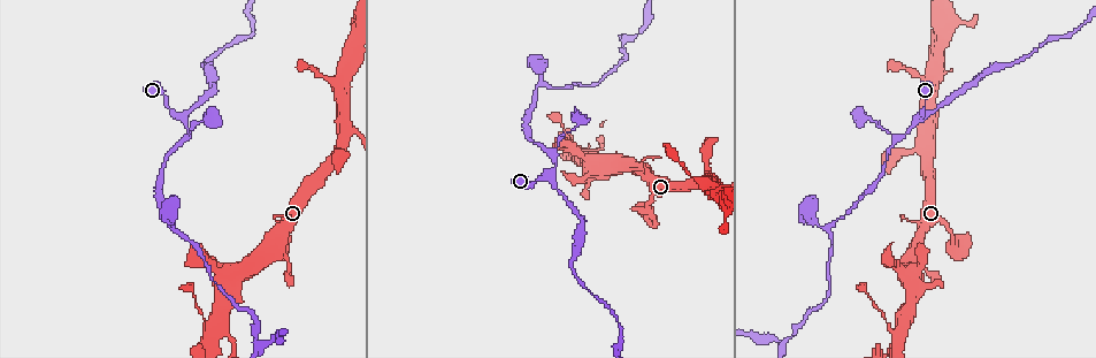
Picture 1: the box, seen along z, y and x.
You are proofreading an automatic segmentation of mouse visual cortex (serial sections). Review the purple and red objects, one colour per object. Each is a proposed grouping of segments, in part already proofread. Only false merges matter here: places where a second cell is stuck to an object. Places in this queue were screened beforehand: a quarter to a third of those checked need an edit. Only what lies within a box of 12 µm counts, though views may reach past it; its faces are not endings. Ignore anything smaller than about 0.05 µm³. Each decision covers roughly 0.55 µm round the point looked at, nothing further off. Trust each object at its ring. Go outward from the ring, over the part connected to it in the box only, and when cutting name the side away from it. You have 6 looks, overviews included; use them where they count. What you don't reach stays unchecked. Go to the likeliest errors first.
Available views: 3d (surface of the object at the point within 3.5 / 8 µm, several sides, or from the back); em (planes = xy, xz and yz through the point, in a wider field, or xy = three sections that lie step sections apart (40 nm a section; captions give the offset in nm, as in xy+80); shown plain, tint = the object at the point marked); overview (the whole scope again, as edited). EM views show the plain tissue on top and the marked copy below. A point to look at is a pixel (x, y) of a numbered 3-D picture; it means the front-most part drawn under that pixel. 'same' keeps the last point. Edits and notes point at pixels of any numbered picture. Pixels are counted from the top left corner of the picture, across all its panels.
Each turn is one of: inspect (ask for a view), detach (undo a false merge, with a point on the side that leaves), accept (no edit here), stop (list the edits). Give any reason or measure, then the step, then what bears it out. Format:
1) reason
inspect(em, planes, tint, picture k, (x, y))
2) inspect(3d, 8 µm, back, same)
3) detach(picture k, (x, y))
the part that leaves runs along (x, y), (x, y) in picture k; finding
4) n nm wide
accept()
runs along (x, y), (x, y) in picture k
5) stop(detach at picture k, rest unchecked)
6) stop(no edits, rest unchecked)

three arms meet
inspect(3d, 3.5 µm, back, picture 1, (182, 115))

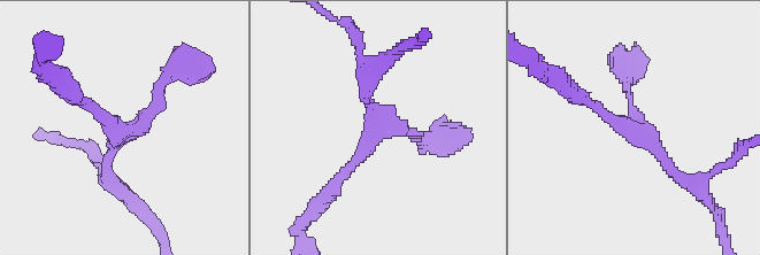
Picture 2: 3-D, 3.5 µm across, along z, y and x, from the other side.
3 arms; arms of 150, 150, 150 nm
inspect(em, planes, tint, picture 2, (639, 133))

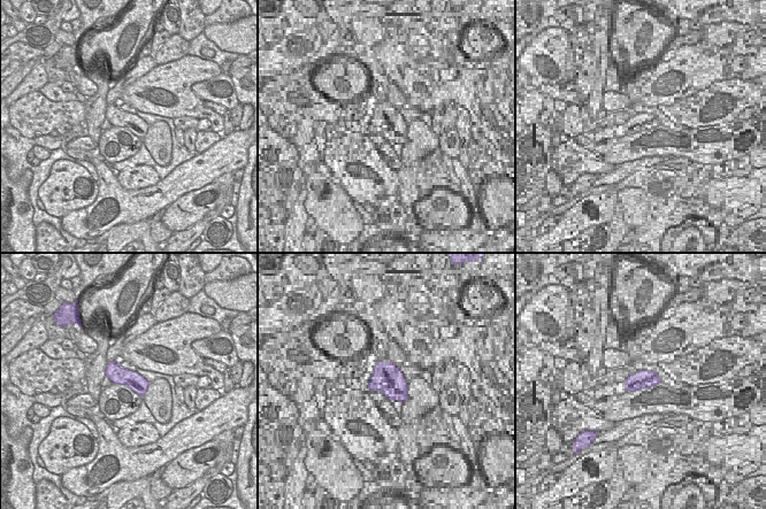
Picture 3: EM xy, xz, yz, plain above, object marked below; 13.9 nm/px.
accept()
runs along (626, 78), (637, 128), (688, 180) in picture 2; one cell here

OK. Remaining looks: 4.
thin arm on a thick one
inspect(3d, 3.5 µm, picture 1, (542, 84))

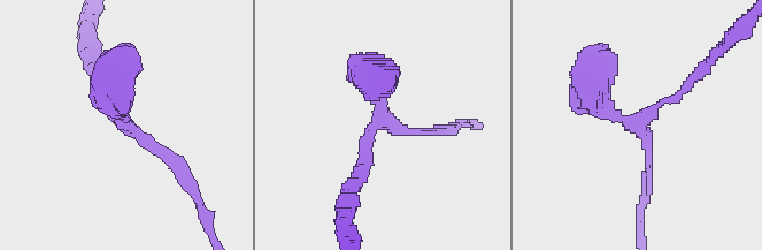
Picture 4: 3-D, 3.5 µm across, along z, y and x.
3 arms; arms of 150, 150, 400 nm
inspect(em, xy, step 1, tint, picture 4, (639, 122))

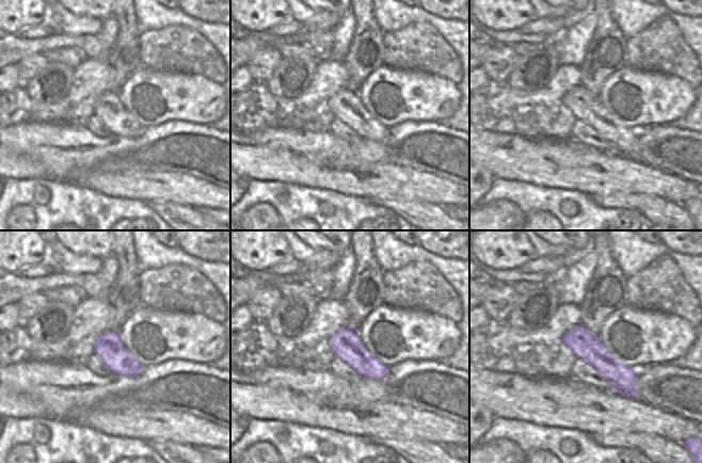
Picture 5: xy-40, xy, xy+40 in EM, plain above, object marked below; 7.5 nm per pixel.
accept()
runs along (98, 77), (108, 110), (183, 169) in picture 4; continuous, no second cell

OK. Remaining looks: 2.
a narrow waist
inspect(3d, 3.5 µm, picture 1, (258, 338))

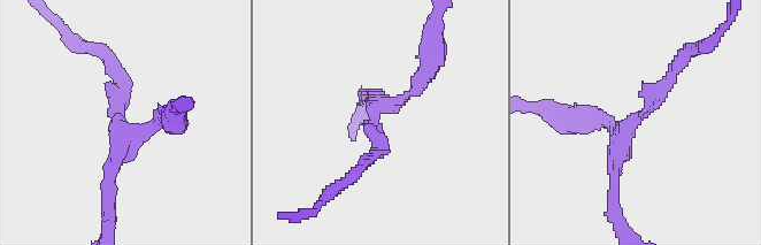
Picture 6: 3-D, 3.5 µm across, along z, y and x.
3 arms; arms of 150, 200, 250 nm; need the tissue
inspect(em, planes, tint, picture 6, (374, 122))

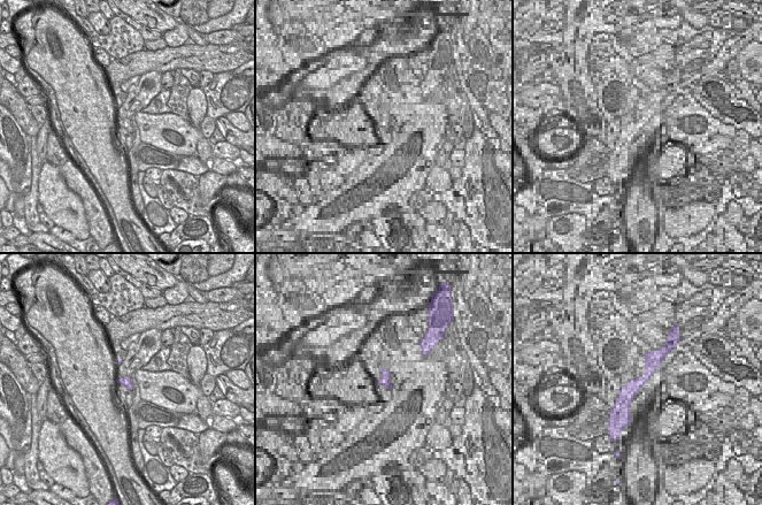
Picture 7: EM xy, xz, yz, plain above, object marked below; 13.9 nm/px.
130 nm wide
accept()
runs along (684, 56), (622, 134), (601, 120) in picture 6; one cell here

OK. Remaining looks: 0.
stop(no edits, rest unchecked)

